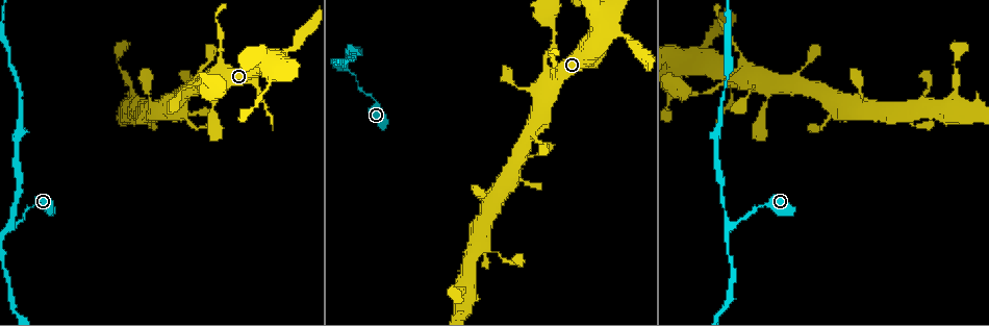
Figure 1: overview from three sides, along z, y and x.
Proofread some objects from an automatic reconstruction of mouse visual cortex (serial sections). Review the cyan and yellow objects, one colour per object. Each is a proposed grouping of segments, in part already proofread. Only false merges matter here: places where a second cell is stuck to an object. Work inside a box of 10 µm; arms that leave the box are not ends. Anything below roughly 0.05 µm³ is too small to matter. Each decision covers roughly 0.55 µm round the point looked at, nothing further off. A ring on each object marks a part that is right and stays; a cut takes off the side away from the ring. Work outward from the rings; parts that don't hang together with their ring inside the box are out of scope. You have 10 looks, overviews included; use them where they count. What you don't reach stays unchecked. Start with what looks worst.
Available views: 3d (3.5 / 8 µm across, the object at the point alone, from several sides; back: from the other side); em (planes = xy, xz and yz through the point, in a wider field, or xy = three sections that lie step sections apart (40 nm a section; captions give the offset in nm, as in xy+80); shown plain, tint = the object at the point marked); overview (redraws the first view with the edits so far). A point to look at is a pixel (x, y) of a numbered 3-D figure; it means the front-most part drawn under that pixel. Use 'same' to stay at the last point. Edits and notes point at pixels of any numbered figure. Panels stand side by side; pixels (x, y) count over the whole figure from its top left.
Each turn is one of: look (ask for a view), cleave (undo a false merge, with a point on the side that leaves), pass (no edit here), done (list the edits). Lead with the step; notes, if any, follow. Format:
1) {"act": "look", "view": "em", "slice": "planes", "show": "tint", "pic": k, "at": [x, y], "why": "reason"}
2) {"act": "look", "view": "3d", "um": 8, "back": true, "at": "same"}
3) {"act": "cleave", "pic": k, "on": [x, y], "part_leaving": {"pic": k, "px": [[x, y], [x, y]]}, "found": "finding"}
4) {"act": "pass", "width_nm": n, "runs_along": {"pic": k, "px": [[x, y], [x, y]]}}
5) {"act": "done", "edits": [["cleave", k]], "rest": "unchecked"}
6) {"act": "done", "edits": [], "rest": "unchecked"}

{"act": "look", "view": "3d", "um": 8, "pic": 1, "at": [12, 227], "why": "two arms in line, one across"}

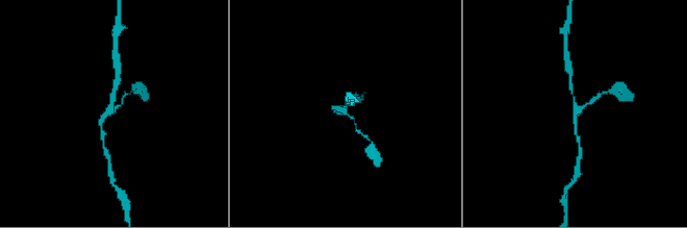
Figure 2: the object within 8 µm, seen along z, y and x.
{"act": "look", "view": "em", "slice": "planes", "show": "tint", "at": "same", "arms": 3, "arm_widths_nm": [100, 150, 150]}

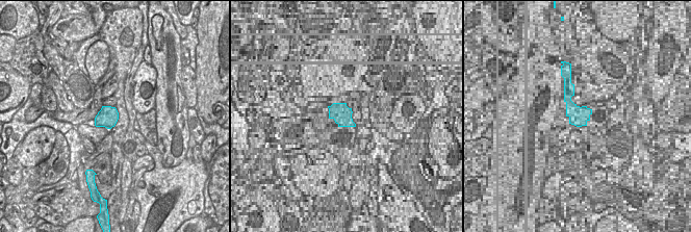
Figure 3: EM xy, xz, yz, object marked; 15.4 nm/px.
{"act": "pass", "runs_along": {"pic": 2, "px": [[599, 95], [578, 110], [570, 82]]}, "found": "one cell here"}

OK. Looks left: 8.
{"act": "look", "view": "3d", "um": 8, "pic": 1, "at": [802, 70], "why": "calibre changes"}

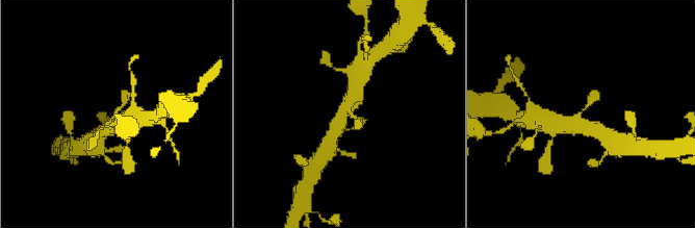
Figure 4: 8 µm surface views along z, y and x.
{"act": "look", "view": "em", "slice": "planes", "show": "tint", "at": "same"}

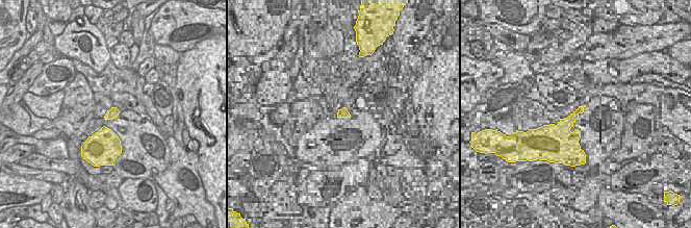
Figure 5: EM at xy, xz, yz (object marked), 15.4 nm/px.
{"act": "pass", "runs_along": {"pic": 4, "px": [[562, 125], [574, 126], [596, 91]]}, "found": "continuous, no second cell"}

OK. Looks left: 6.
{"act": "look", "view": "3d", "um": 3.5, "pic": 1, "at": [613, 35], "why": "thick turns thin"}

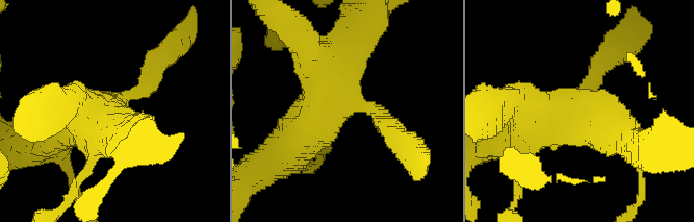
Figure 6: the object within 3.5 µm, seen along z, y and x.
{"act": "look", "view": "em", "slice": "xy", "step": 5, "show": "tint", "pic": 6, "at": [351, 107]}

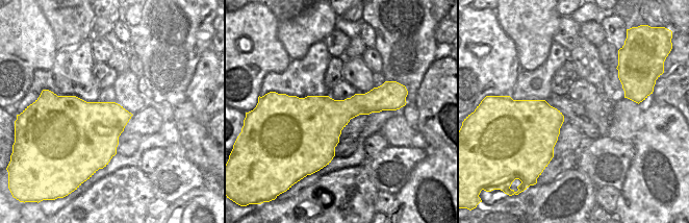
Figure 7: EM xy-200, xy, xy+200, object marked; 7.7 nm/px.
{"act": "pass", "runs_along": {"pic": 6, "px": [[308, 132], [328, 60], [373, 23]]}, "found": "all the same cell"}

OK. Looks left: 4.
{"act": "look", "view": "3d", "um": 8, "pic": 1, "at": [117, 53], "why": "abrupt turn"}

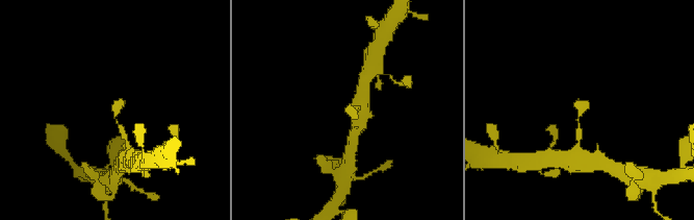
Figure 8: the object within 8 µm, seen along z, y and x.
{"act": "look", "view": "3d", "um": 3.5, "at": "same", "why": "zoom in"}

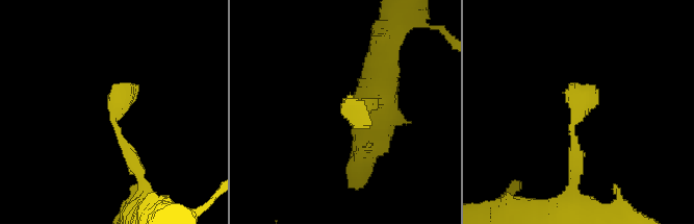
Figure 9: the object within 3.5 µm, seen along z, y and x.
{"act": "pass", "runs_along": {"pic": 9, "px": [[573, 173], [571, 125], [592, 86]]}, "found": "all the same cell"}

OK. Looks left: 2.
{"act": "done", "edits": [], "rest": "unchecked"}

